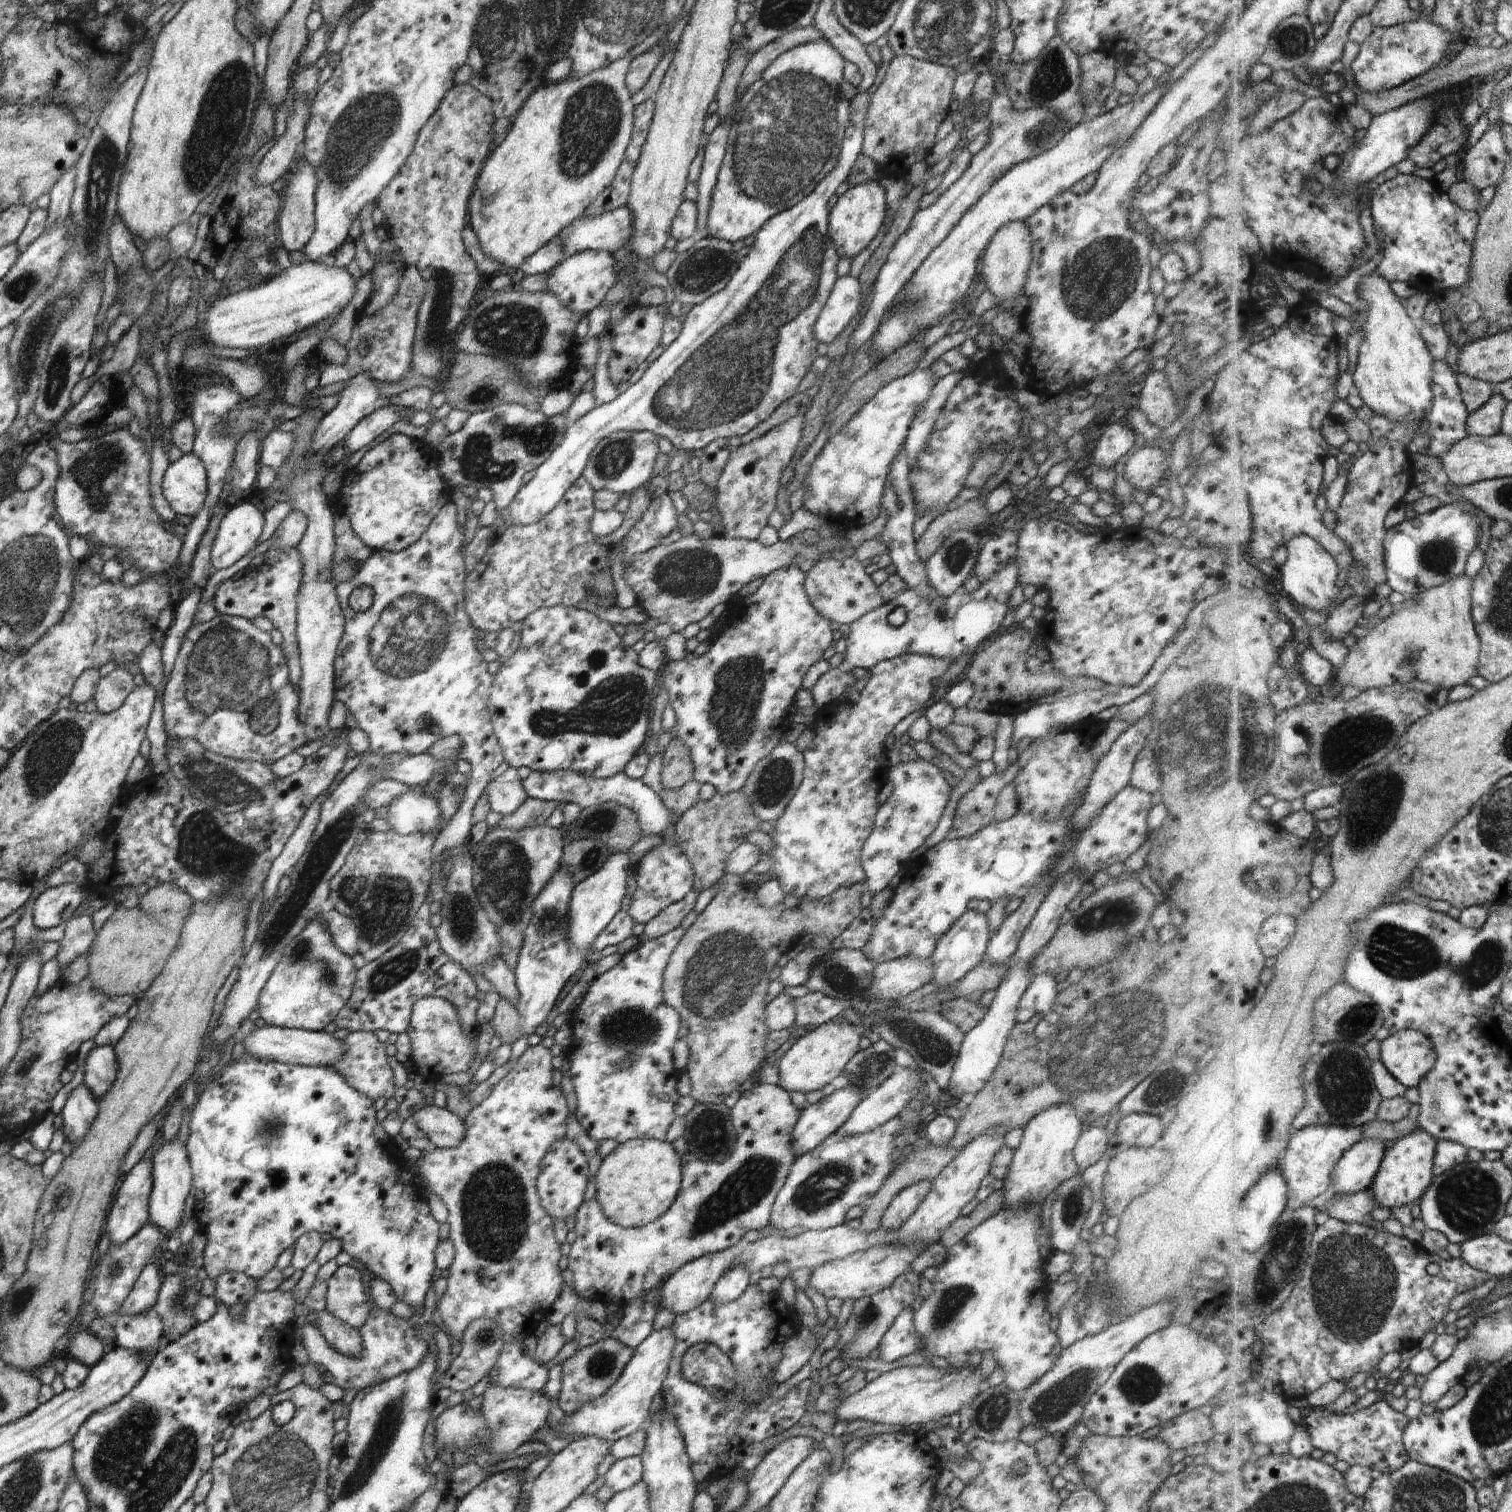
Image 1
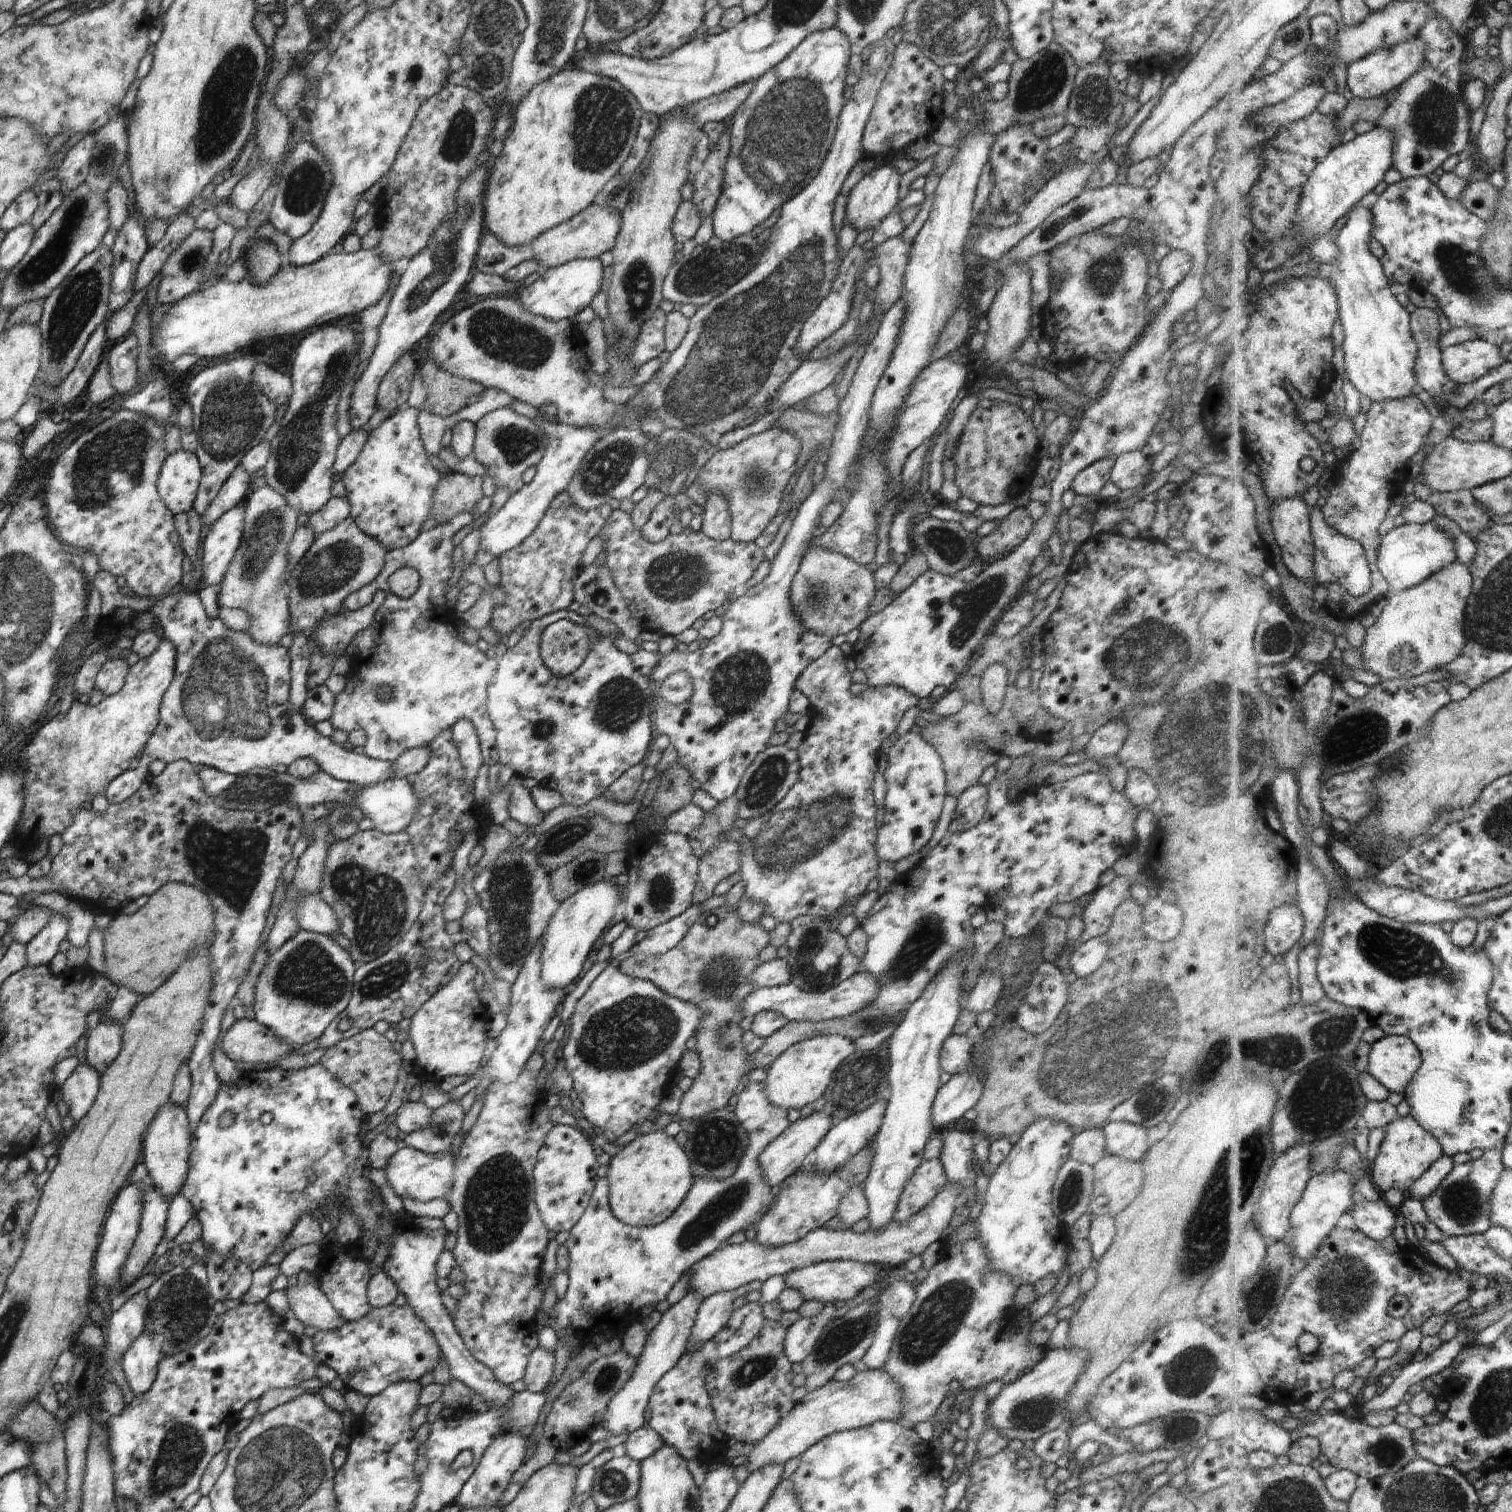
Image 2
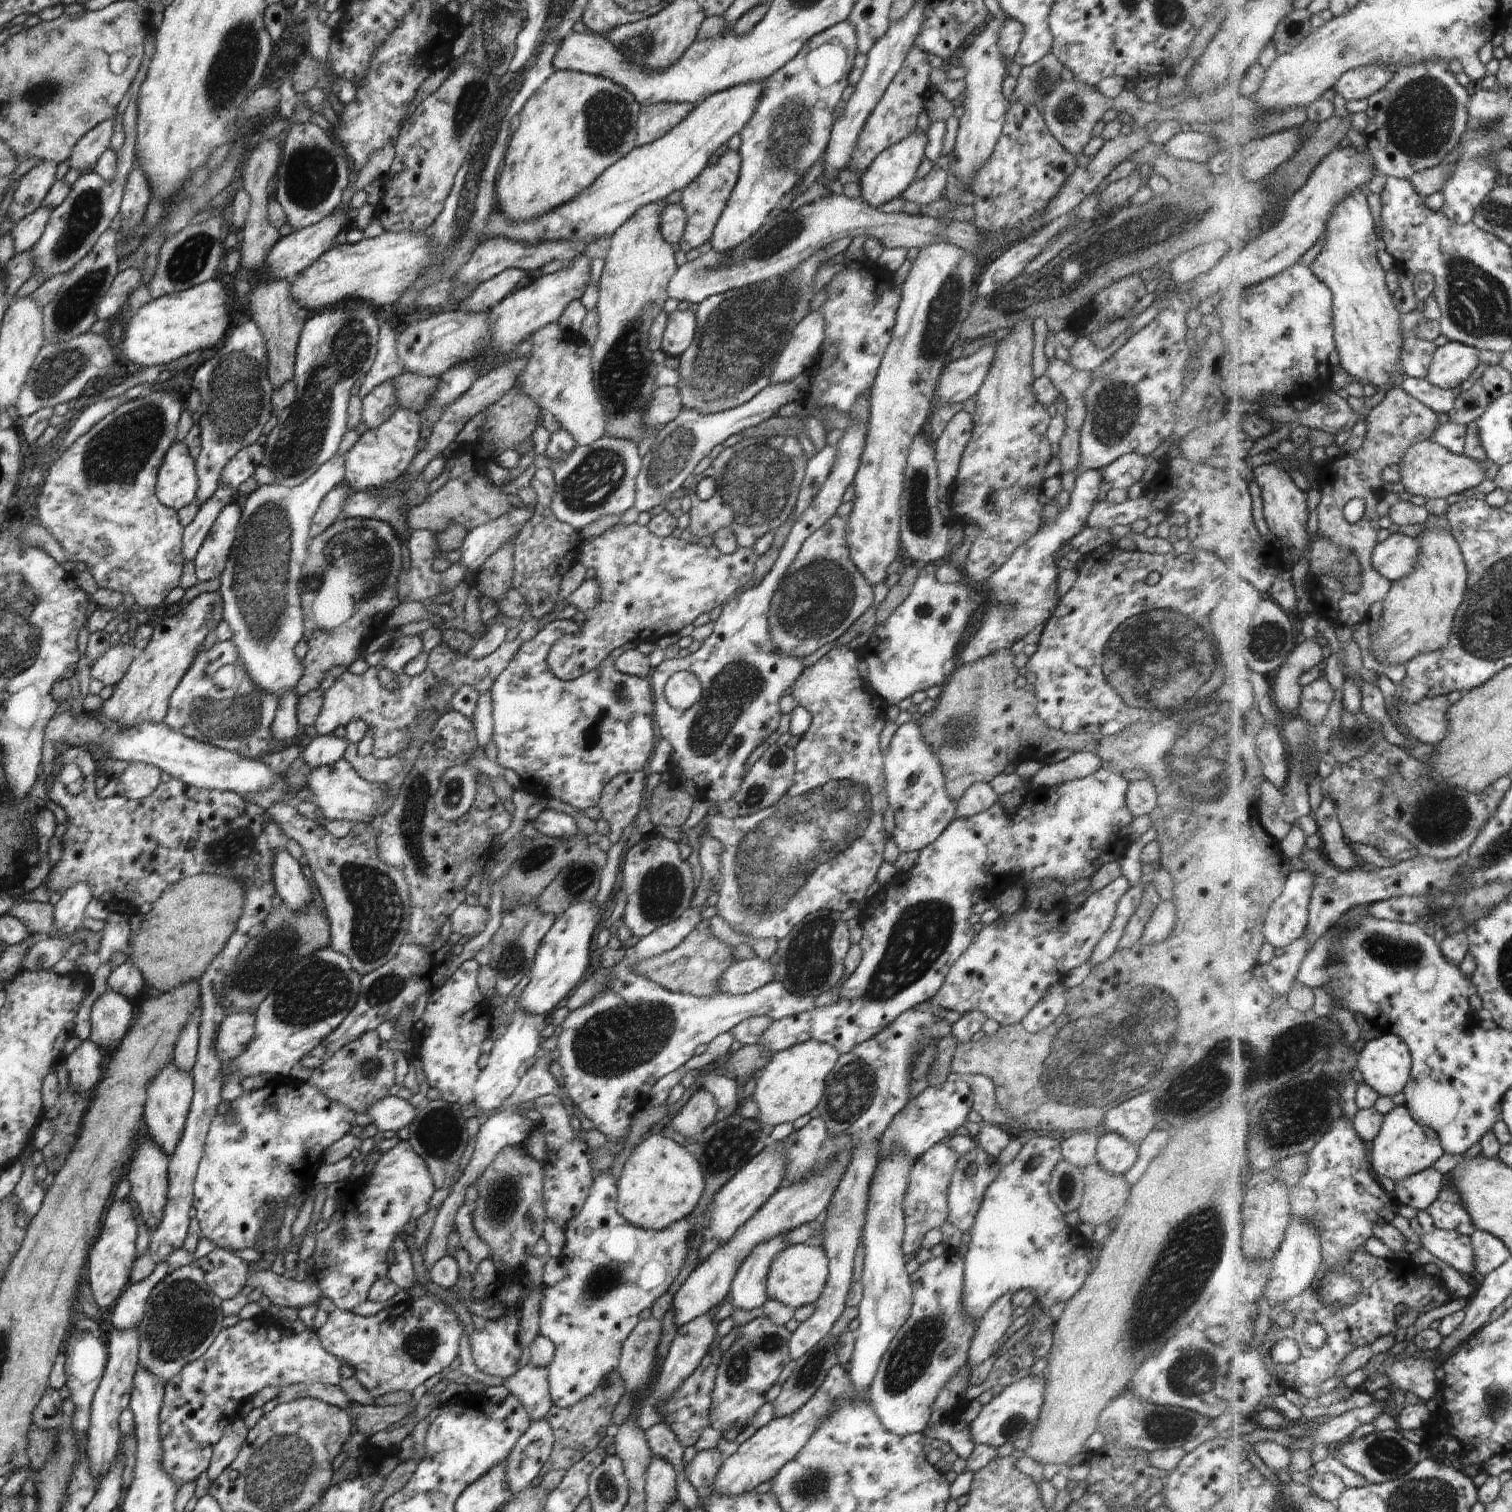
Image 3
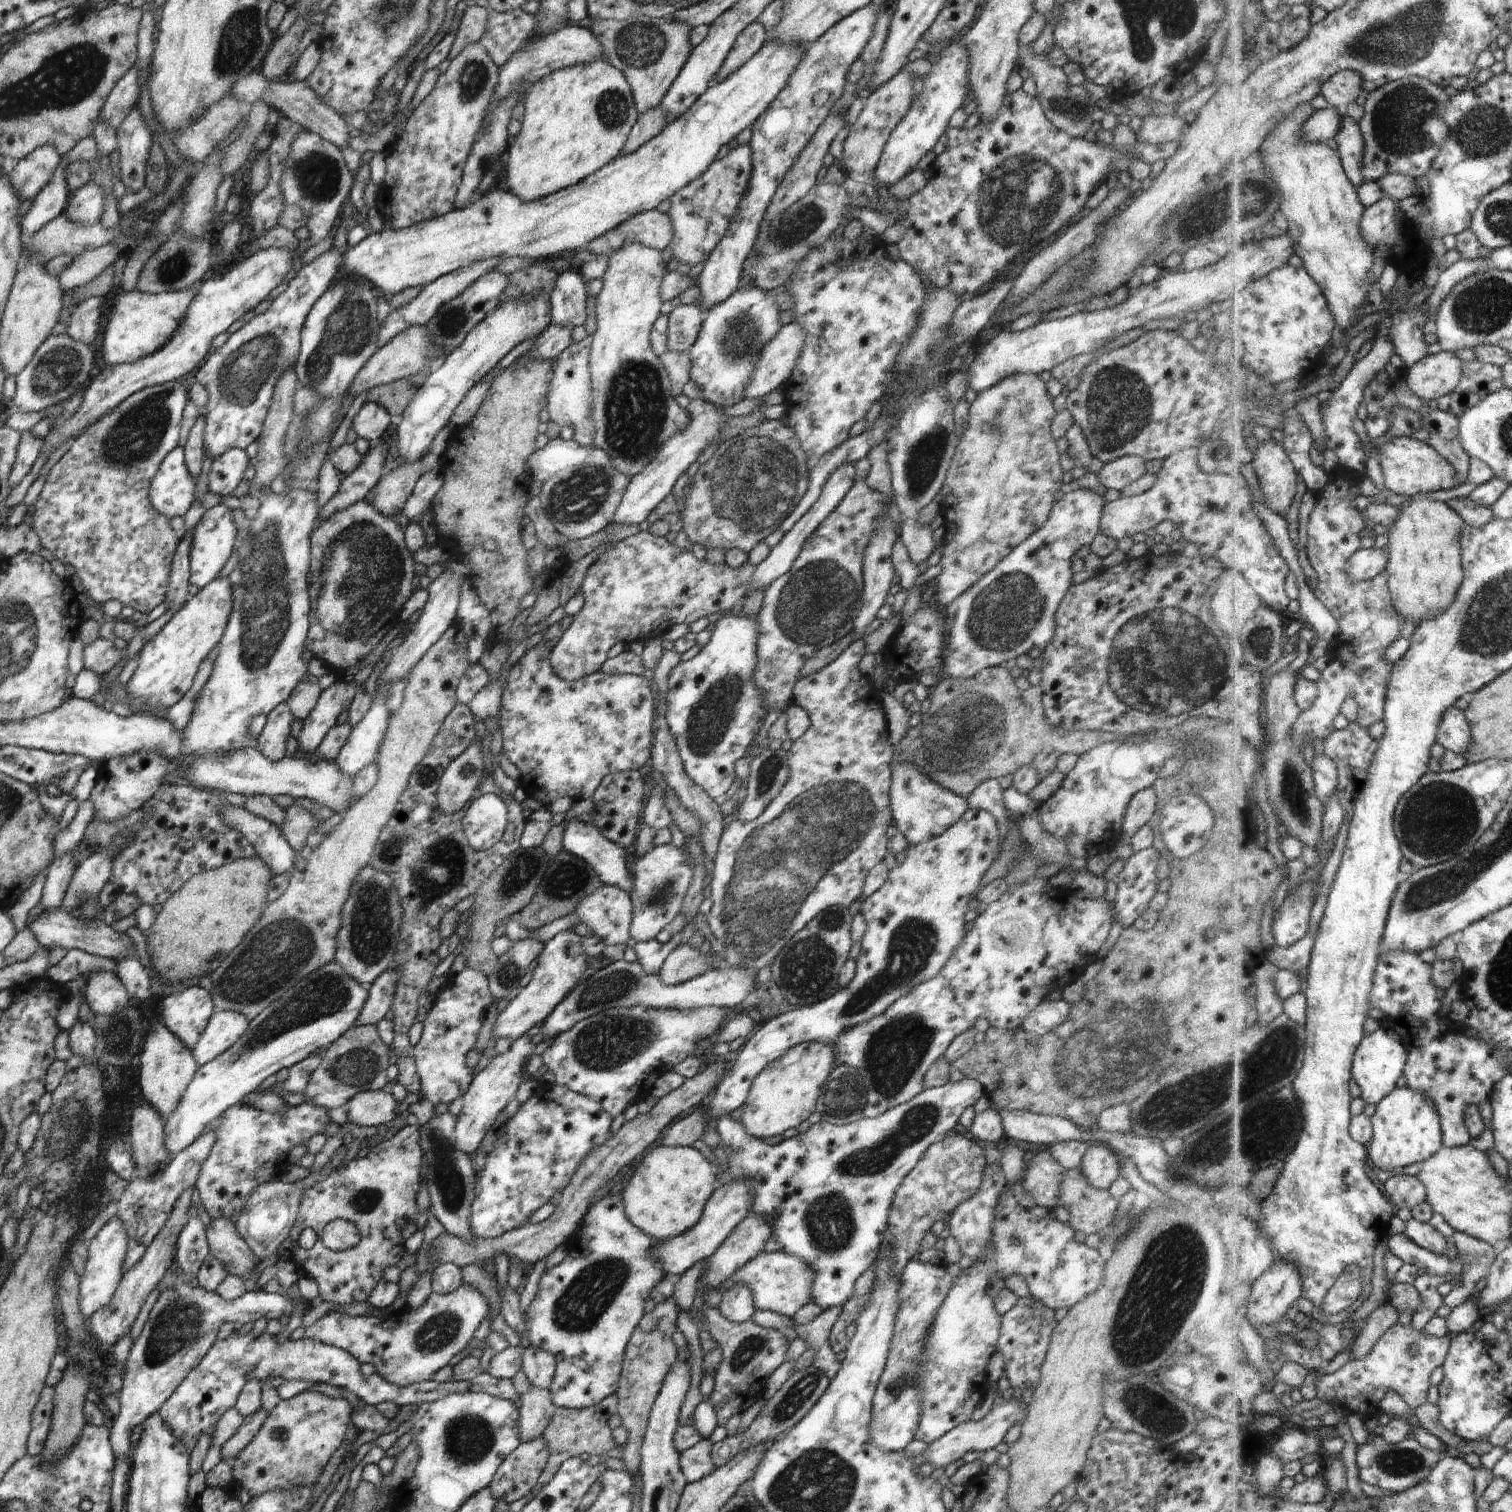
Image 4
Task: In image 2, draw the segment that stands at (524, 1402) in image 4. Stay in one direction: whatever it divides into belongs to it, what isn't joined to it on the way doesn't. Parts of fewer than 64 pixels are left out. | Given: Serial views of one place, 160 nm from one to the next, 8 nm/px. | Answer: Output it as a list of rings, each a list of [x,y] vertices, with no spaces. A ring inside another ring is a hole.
[[[540,1345],[530,1353],[526,1374],[523,1378],[528,1391],[542,1393],[554,1374],[554,1364],[556,1364],[554,1354],[555,1352],[542,1348]]]

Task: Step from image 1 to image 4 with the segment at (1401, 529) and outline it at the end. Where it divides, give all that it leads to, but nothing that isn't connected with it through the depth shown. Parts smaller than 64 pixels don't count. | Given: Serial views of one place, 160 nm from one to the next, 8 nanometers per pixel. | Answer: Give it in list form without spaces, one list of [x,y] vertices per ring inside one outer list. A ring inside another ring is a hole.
[[[1387,547],[1360,549],[1351,558],[1349,569],[1355,581],[1373,579],[1382,573],[1387,573],[1389,560]]]

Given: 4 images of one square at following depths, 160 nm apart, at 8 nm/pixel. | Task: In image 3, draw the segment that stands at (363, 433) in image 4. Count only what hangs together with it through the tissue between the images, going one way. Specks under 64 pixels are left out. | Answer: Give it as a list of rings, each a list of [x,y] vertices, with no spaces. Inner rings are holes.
[[[393,380],[382,382],[362,399],[361,420],[367,430],[384,424],[399,407]]]

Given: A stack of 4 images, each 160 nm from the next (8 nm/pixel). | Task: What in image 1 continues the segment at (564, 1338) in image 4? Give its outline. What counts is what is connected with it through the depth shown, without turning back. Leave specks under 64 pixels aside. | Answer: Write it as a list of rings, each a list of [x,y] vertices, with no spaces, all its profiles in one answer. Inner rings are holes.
[[[753,1080],[731,1108],[737,1139],[729,1157],[724,1162],[717,1163],[700,1160],[691,1150],[683,1154],[680,1157],[680,1192],[660,1218],[641,1227],[624,1228],[608,1220],[596,1197],[580,1205],[573,1228],[576,1239],[570,1246],[568,1257],[568,1267],[574,1273],[577,1294],[591,1301],[601,1301],[602,1304],[623,1305],[633,1298],[644,1296],[646,1290],[658,1286],[666,1274],[675,1273],[694,1259],[734,1246],[748,1230],[769,1230],[773,1202],[797,1158],[793,1149],[792,1131],[801,1112],[790,1101],[786,1089],[780,1085]]]

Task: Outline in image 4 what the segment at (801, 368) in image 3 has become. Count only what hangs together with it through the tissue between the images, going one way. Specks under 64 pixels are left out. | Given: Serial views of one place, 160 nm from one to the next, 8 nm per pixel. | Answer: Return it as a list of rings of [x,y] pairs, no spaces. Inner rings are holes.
[[[796,323],[784,325],[775,338],[764,345],[745,398],[762,398],[782,388],[800,358],[805,341],[804,329]]]

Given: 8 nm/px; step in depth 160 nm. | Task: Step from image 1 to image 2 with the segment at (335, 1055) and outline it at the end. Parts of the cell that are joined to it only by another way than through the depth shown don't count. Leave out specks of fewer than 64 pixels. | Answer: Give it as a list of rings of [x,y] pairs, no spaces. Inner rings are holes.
[[[238,1019],[222,1037],[223,1051],[234,1062],[268,1064],[287,1057],[293,1046],[256,1019]]]

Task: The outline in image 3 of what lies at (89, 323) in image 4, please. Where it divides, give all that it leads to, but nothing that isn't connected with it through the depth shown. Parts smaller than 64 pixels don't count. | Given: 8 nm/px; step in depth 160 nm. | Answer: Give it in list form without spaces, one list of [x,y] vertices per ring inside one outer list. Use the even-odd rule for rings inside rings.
[[[128,267],[120,271],[96,307],[97,320],[117,316],[122,309],[126,309],[127,298],[142,284],[143,272],[140,269]]]

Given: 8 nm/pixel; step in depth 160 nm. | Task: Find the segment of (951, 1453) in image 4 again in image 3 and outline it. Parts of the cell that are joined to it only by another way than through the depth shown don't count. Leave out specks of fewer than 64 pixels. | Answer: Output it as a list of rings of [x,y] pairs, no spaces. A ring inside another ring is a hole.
[[[1046,1371],[1039,1375],[1029,1374],[1004,1387],[997,1396],[993,1396],[988,1403],[983,1405],[978,1417],[969,1424],[975,1444],[986,1443],[998,1447],[1006,1442],[1028,1438],[1040,1418],[1046,1385]]]

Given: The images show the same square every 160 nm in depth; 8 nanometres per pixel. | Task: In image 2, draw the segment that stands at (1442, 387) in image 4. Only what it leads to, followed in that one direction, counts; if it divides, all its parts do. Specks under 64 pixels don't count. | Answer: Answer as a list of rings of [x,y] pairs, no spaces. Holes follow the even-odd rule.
[[[1482,338],[1442,349],[1447,373],[1460,385],[1476,382],[1508,361],[1496,343]]]

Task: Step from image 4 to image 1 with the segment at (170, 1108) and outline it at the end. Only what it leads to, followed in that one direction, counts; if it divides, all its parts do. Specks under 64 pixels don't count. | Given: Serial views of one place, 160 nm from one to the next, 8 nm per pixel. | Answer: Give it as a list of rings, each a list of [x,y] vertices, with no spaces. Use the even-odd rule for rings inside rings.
[[[158,1134],[156,1141],[162,1142],[160,1148],[150,1158],[152,1163],[153,1187],[149,1198],[149,1220],[150,1224],[165,1236],[170,1238],[170,1234],[180,1226],[182,1212],[184,1212],[184,1202],[191,1193],[193,1176],[191,1164],[189,1163],[187,1148],[176,1138],[172,1142],[166,1142]]]

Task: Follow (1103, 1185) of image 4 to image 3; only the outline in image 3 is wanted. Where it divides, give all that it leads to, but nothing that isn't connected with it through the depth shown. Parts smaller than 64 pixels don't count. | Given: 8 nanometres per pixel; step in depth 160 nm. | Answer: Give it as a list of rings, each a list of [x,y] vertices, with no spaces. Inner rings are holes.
[[[1109,1131],[1099,1138],[1093,1160],[1108,1172],[1124,1175],[1138,1160],[1138,1148],[1117,1132]]]

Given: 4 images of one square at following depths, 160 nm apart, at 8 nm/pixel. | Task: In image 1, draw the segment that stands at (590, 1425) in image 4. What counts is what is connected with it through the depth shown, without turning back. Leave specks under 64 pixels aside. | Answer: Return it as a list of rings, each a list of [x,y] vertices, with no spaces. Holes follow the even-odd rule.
[[[606,1337],[576,1351],[574,1356],[563,1362],[561,1391],[557,1405],[565,1413],[571,1413],[578,1410],[582,1403],[588,1402],[598,1395],[602,1396],[620,1378],[624,1367],[634,1353],[634,1347],[623,1345],[614,1337]]]

